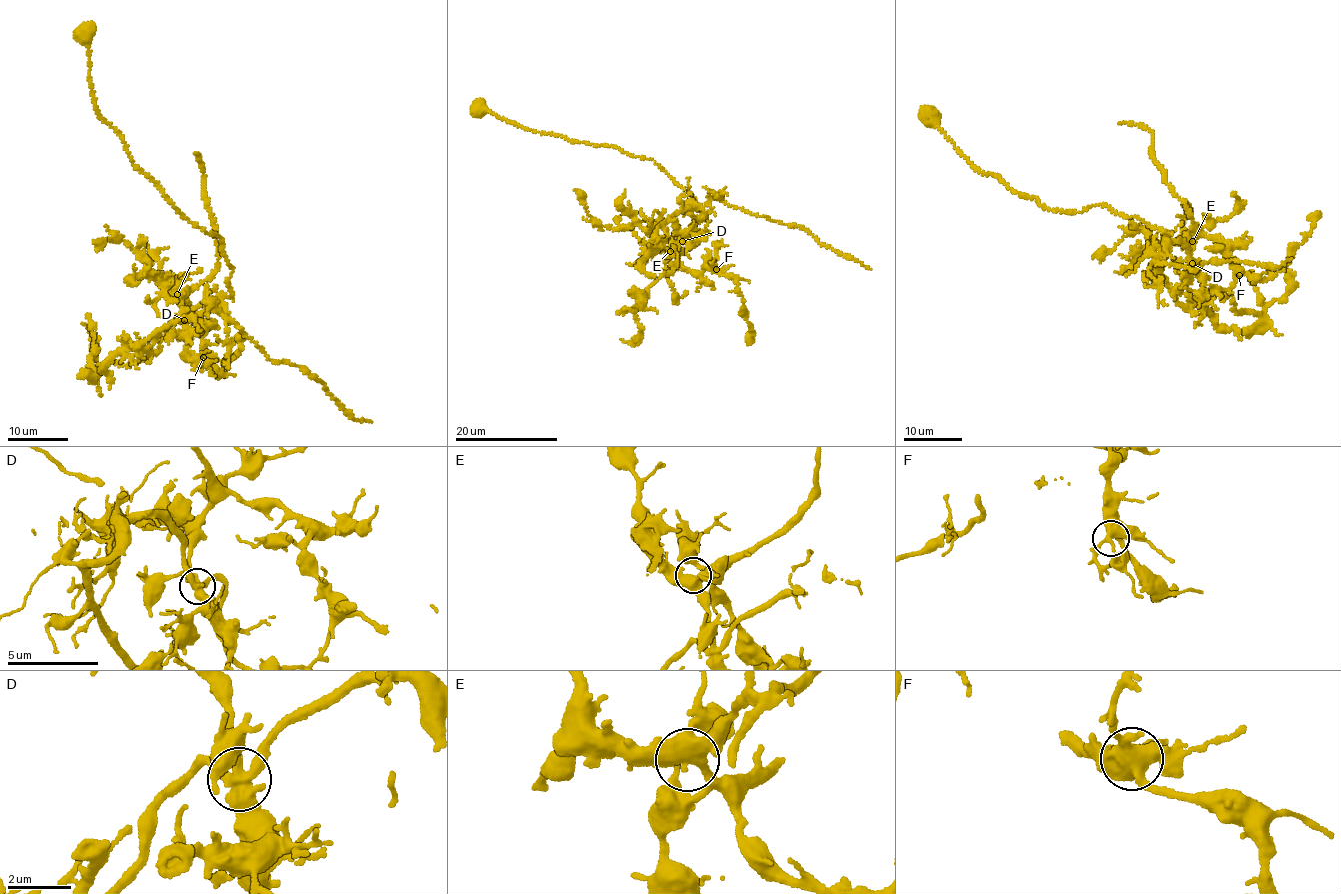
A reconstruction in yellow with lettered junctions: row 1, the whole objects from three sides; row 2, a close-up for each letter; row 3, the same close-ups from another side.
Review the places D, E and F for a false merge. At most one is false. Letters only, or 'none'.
D

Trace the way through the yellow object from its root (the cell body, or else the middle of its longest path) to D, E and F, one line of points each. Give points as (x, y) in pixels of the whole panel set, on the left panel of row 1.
D: (85, 33), (102, 120), (175, 209), (220, 238), (231, 268), (232, 296), (203, 302), (184, 319)
E: (85, 33), (102, 120), (175, 209), (220, 238), (231, 268), (232, 296), (203, 302), (186, 315), (177, 294)
F: (85, 33), (102, 120), (231, 268), (232, 296), (186, 315), (180, 296), (203, 357)

